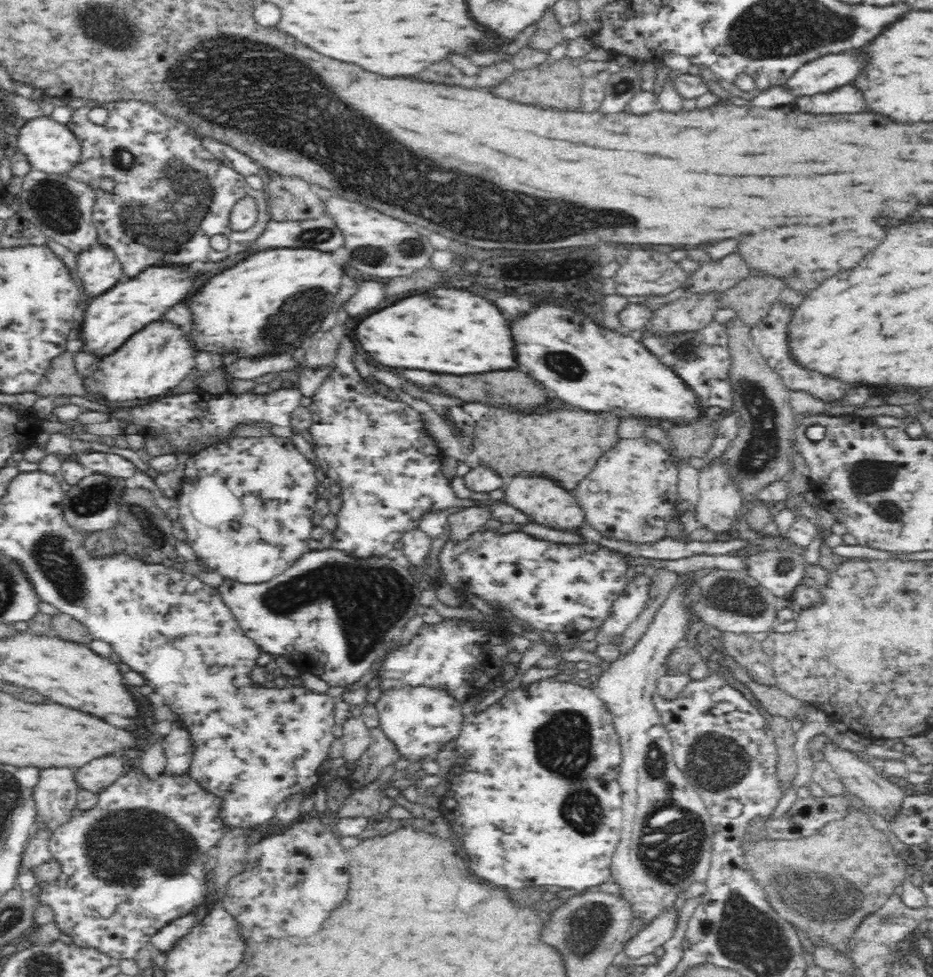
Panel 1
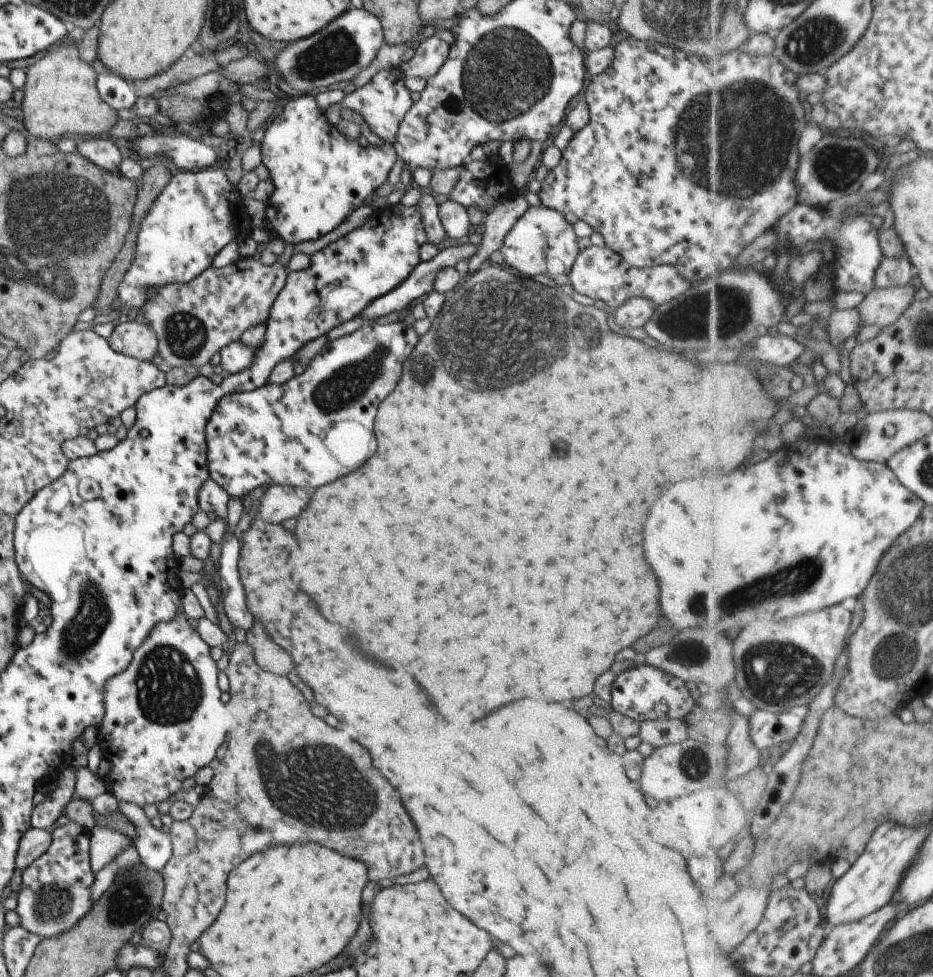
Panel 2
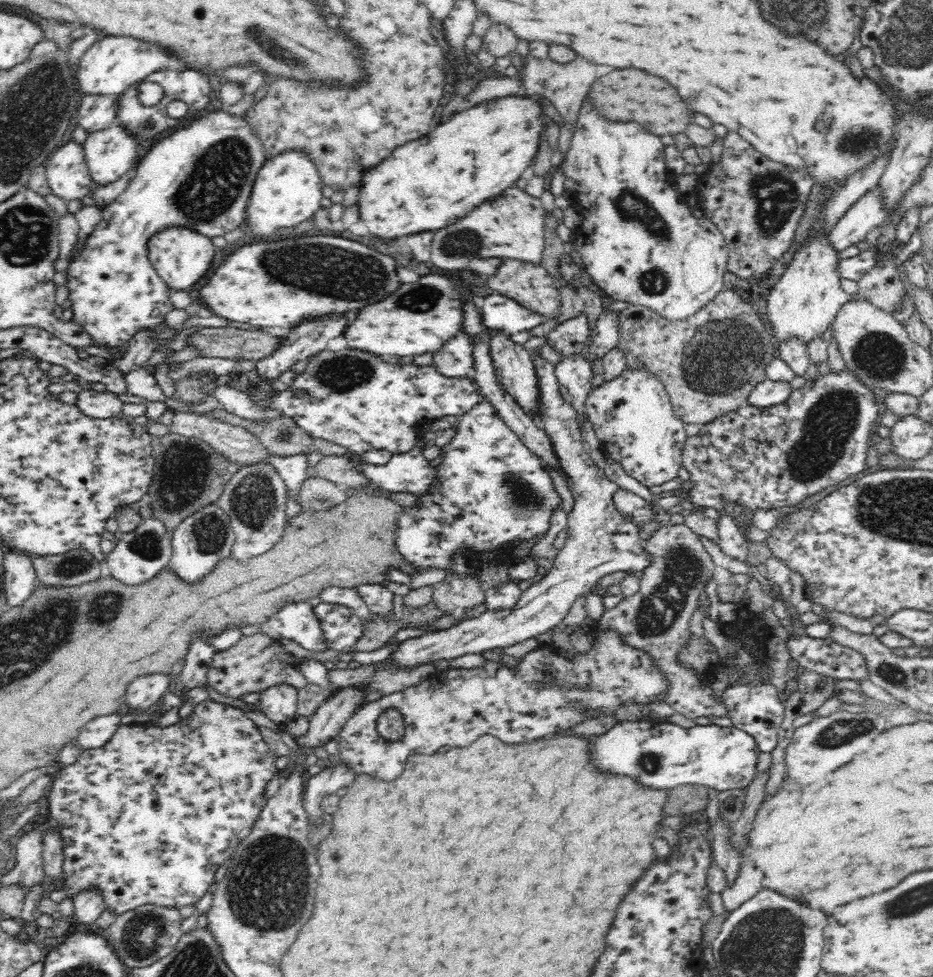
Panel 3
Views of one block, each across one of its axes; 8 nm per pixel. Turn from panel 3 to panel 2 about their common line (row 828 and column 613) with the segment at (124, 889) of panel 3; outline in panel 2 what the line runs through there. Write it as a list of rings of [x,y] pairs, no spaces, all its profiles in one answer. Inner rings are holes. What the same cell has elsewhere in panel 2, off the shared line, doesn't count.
[[[627,37],[617,44],[611,62],[603,72],[592,76],[587,82],[583,94],[588,106],[587,124],[573,133],[567,146],[561,151],[559,162],[540,181],[540,190],[536,192],[540,205],[562,215],[567,212],[575,214],[578,220],[585,221],[593,231],[601,234],[604,245],[609,250],[635,268],[671,265],[691,284],[709,274],[719,276],[729,270],[743,248],[747,248],[767,230],[776,228],[778,222],[799,202],[800,187],[796,181],[796,170],[800,168],[800,140],[807,128],[807,110],[799,102],[797,77],[799,75],[783,64],[775,54],[760,57],[735,48],[725,51],[725,54],[698,57],[673,50],[664,44]]]

